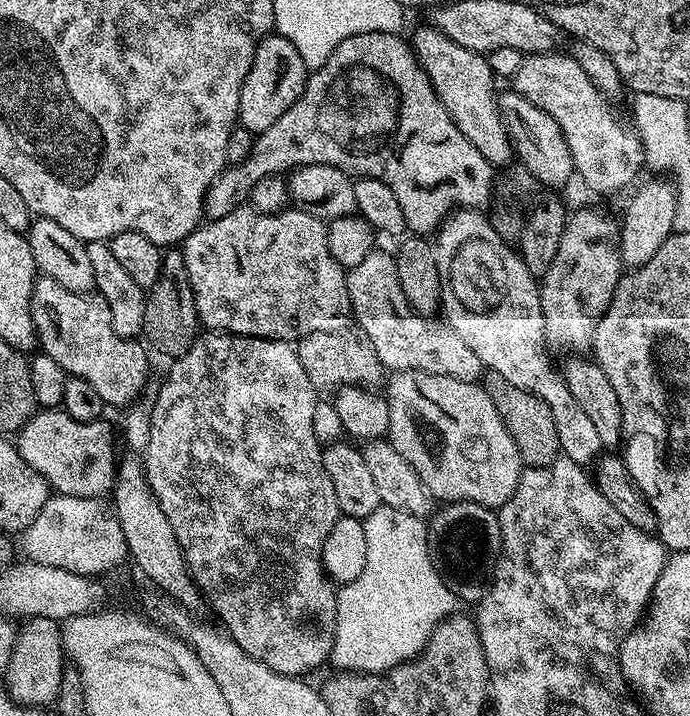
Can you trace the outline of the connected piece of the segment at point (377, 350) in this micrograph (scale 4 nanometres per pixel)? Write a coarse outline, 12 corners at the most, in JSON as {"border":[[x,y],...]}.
{"border":[[391,251],[347,269],[355,327],[393,373],[473,382],[478,354],[412,311]]}

